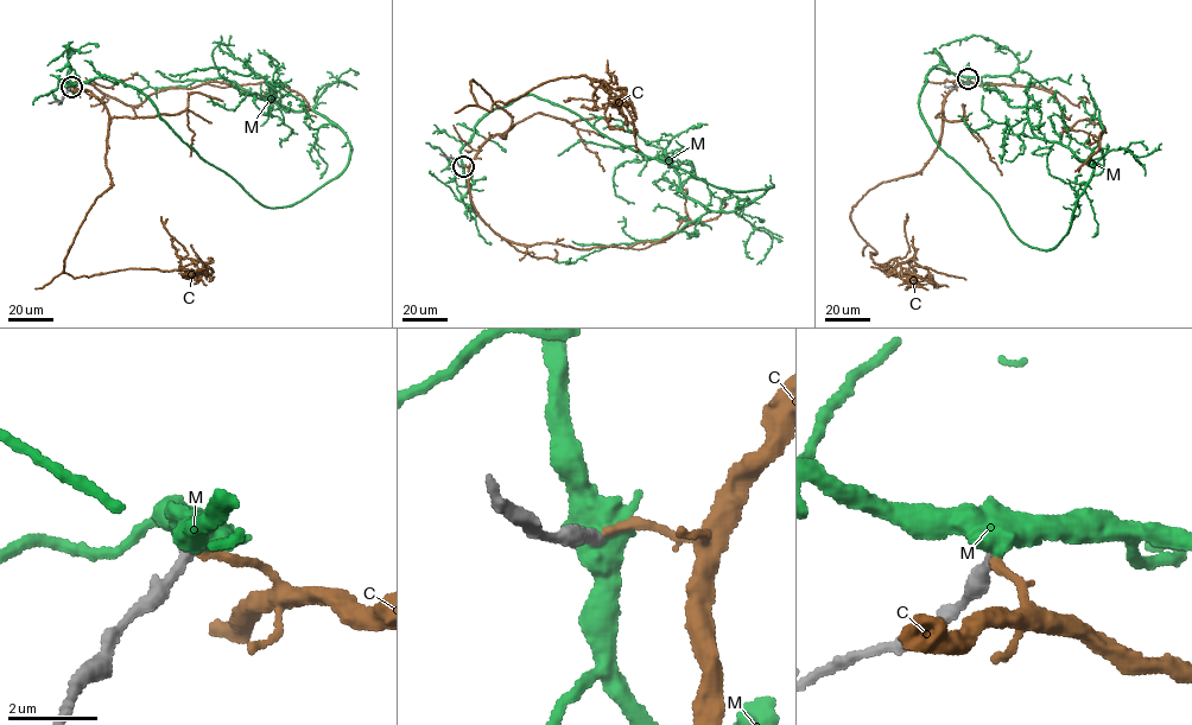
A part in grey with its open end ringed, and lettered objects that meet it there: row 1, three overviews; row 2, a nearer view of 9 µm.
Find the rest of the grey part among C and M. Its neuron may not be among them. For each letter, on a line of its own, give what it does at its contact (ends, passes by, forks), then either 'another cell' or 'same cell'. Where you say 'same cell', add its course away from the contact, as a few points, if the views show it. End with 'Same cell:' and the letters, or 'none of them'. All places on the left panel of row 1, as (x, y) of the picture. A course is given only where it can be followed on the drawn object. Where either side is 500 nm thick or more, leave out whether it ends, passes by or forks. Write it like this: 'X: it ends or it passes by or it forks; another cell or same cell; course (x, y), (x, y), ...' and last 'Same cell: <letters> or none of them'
C: it ends; same cell; course (71, 87), (106, 106), (112, 184), (87, 215), (63, 271), (74, 278), (167, 271), (210, 258), (204, 265)
M: another cell
Same cell: C

